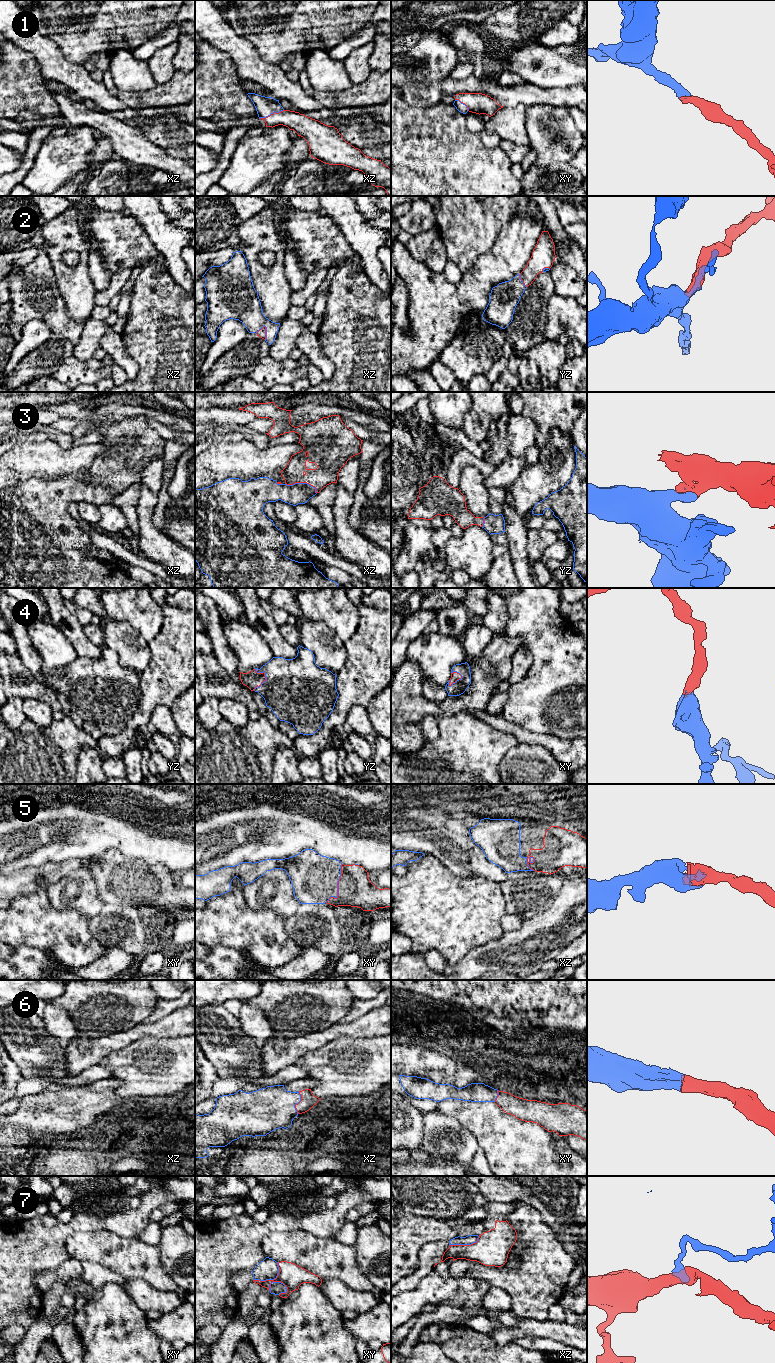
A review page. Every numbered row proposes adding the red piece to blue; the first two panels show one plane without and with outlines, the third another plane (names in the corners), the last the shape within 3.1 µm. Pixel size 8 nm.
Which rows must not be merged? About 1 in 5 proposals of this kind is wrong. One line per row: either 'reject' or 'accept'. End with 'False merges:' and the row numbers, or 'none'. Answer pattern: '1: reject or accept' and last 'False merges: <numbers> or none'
1: accept
2: accept
3: accept
4: accept
5: accept
6: accept
7: reject
False merges: 7

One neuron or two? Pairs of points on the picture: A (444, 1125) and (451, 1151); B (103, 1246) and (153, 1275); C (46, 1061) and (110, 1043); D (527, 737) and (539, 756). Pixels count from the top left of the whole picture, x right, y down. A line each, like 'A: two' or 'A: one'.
A: one
B: one
C: two
D: two

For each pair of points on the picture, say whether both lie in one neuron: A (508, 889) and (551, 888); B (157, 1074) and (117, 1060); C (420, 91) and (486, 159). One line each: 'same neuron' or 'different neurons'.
A: same neuron
B: same neuron
C: different neurons

